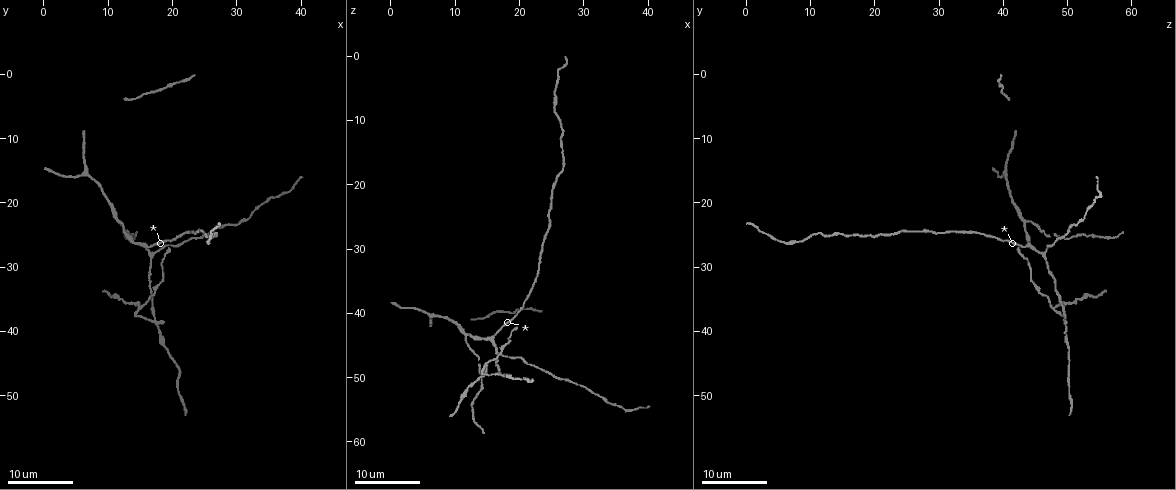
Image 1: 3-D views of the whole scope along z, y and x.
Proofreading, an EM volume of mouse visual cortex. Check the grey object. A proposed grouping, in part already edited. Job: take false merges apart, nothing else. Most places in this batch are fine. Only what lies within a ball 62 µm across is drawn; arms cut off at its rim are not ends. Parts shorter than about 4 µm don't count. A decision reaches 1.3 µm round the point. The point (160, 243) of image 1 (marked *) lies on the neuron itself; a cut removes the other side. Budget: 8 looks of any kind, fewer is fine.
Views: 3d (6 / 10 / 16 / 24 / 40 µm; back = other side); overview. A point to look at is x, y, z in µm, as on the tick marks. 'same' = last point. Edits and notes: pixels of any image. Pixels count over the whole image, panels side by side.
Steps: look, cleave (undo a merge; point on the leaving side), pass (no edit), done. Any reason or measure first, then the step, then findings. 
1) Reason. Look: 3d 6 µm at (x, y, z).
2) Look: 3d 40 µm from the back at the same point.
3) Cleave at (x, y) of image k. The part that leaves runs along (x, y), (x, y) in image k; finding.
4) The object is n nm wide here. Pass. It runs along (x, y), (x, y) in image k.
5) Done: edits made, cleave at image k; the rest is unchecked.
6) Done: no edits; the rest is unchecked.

Looks like a crossing. Look: 3d 16 µm at (17.0, 38.5, 49.5).

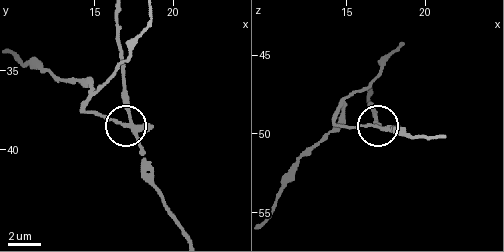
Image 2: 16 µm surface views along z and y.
Closer look. Look: 3d 6 µm at (17.4, 38.5, 49.6).

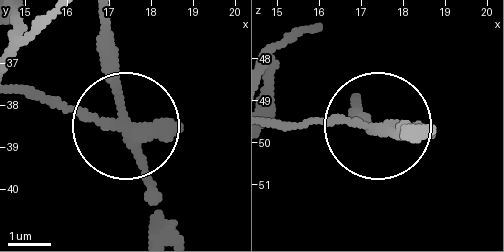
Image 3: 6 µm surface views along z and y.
4 arms meet here. Cleave at (75, 108) of image 3. The part that leaves runs along (133, 132), (18, 93) in image 3; a second neuron is stuck on.

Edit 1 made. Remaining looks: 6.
Branch point. Look: 3d 24 µm at (15.5, 26.5, 44.0).

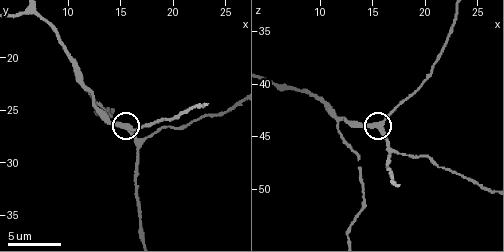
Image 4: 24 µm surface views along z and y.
Look: 3d 10 µm at (15.4, 26.4, 44.2).

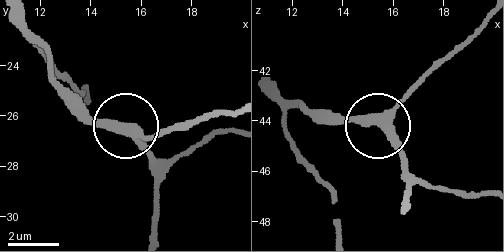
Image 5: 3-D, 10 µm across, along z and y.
The object is 350 nm wide here. Pass. It runs along (445, 59), (383, 121), (383, 134), (407, 164) in image 5; continuous, no second neuron.

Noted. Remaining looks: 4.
Three-way junction. Look: 3d 10 µm at (11.4, 23.0, 43.4).

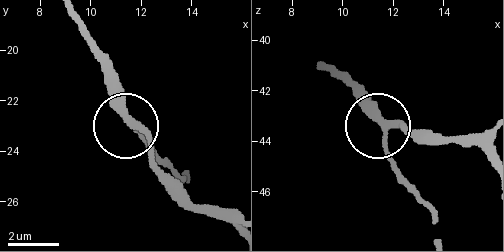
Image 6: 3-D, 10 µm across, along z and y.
Look: 3d 6 µm at (11.7, 22.9, 43.3).

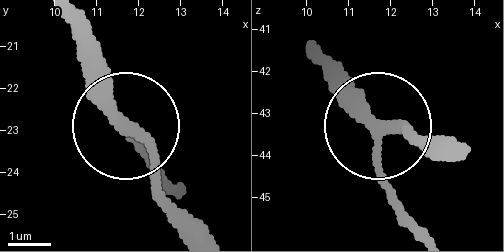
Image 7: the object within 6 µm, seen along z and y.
The side arm is 18 µm long. Pass. It runs along (463, 145), (381, 135), (381, 178), (399, 217) in image 7; all the same neuron.

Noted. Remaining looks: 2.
Three arms meet. Look: 3d 16 µm at (6.0, 15.0, 40.5).

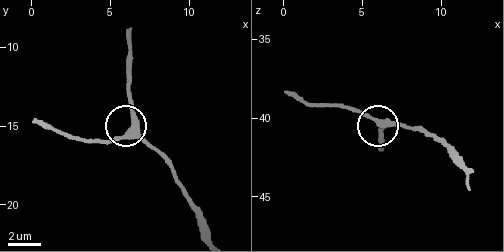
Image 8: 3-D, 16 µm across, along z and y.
Look: 3d 6 µm at (6.4, 15.1, 40.4).

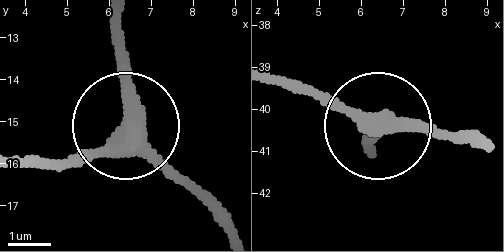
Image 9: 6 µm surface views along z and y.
The object is 370 nm wide here. Pass. It runs along (233, 233), (136, 136), (43, 165) in image 9; one neuron here.

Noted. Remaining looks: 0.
Done: edits made, cleave at image 3; the rest is unchecked.

